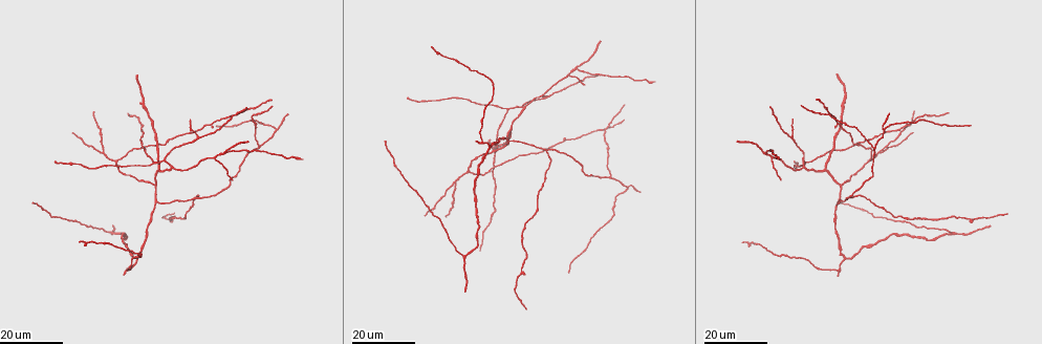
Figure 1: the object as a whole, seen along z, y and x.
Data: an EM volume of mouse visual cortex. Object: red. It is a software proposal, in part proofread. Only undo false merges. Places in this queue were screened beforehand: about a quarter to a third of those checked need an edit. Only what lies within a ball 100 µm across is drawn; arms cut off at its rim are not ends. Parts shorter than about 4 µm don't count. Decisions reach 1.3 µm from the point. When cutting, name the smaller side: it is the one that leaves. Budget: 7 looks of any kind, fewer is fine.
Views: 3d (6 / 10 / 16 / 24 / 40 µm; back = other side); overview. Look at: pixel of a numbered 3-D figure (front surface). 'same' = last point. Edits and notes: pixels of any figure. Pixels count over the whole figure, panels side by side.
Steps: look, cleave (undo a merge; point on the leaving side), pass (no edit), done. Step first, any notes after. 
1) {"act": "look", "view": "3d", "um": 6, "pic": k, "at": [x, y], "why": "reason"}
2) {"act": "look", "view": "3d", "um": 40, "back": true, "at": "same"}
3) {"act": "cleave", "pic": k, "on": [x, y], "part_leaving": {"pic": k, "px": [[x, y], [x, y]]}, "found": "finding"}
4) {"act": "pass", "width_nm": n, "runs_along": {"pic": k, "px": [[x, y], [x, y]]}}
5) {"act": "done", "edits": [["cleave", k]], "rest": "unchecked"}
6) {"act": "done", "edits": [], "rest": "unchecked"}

{"act": "look", "view": "3d", "um": 16, "pic": 1, "at": [508, 108], "why": "a fork"}

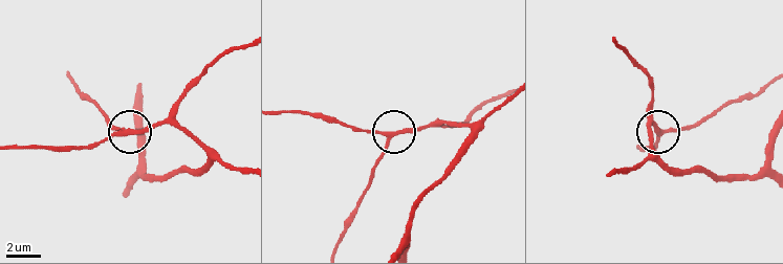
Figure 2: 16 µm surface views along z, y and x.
{"act": "look", "view": "3d", "um": 10, "pic": 2, "at": [664, 133], "why": "zoom in"}

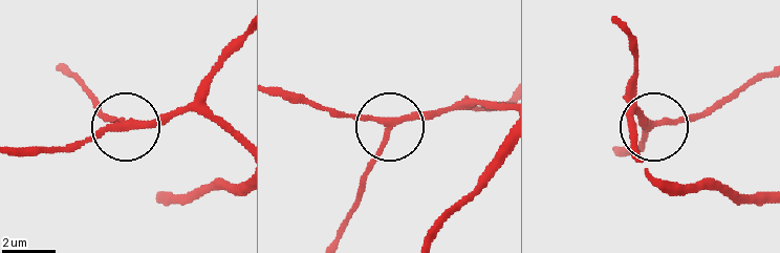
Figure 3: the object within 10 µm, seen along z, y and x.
{"act": "pass", "width_nm": 230, "runs_along": {"pic": 3, "px": [[237, 140], [203, 117], [169, 112], [122, 124], [70, 150]]}, "found": "one neuron here"}

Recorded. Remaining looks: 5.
{"act": "look", "view": "3d", "um": 16, "pic": 1, "at": [466, 172], "why": "a fork"}

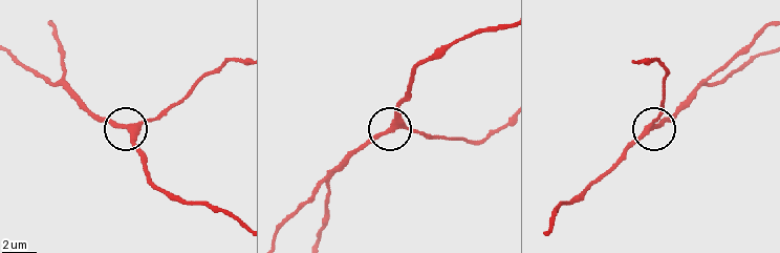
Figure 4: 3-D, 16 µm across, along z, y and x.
{"act": "look", "view": "3d", "um": 10, "pic": 4, "at": [396, 125], "why": "zoom in"}

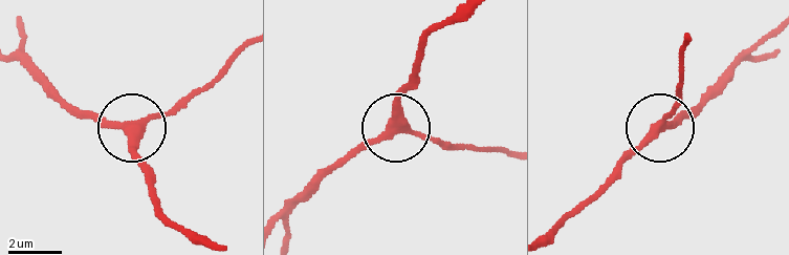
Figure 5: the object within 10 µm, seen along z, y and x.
{"act": "pass", "arms": 3, "runs_along": {"pic": 5, "px": [[452, 16], [426, 42], [399, 97], [395, 128], [346, 162]]}, "found": "one neuron here"}

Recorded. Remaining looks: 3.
{"act": "look", "view": "3d", "um": 16, "pic": 1, "at": [196, 198], "why": "side arm on a straight run"}

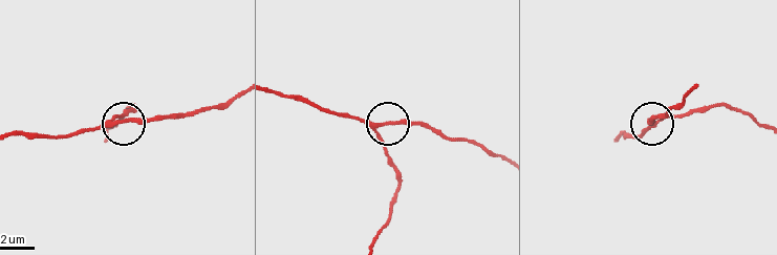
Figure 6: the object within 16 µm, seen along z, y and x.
{"act": "look", "view": "3d", "um": 6, "pic": 6, "at": [112, 121]}

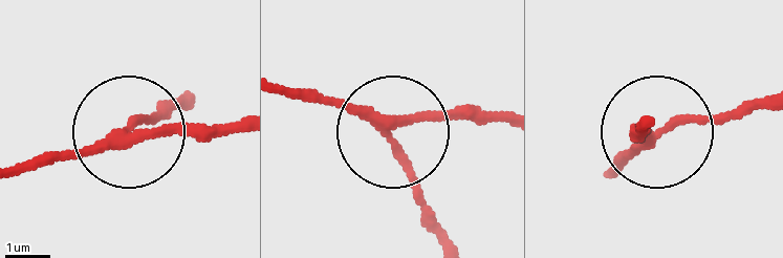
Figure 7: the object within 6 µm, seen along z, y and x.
{"act": "look", "view": "3d", "um": 6, "back": true, "pic": 7, "at": [126, 139]}

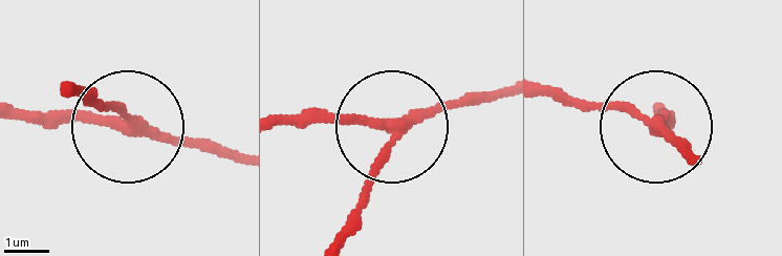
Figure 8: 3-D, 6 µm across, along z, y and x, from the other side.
{"act": "pass", "width_nm": 220, "runs_along": {"pic": 8, "px": [[497, 90], [399, 124], [351, 236]]}, "found": "all the same neuron"}

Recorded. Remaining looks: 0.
{"act": "done", "edits": [], "rest": "unchecked"}

